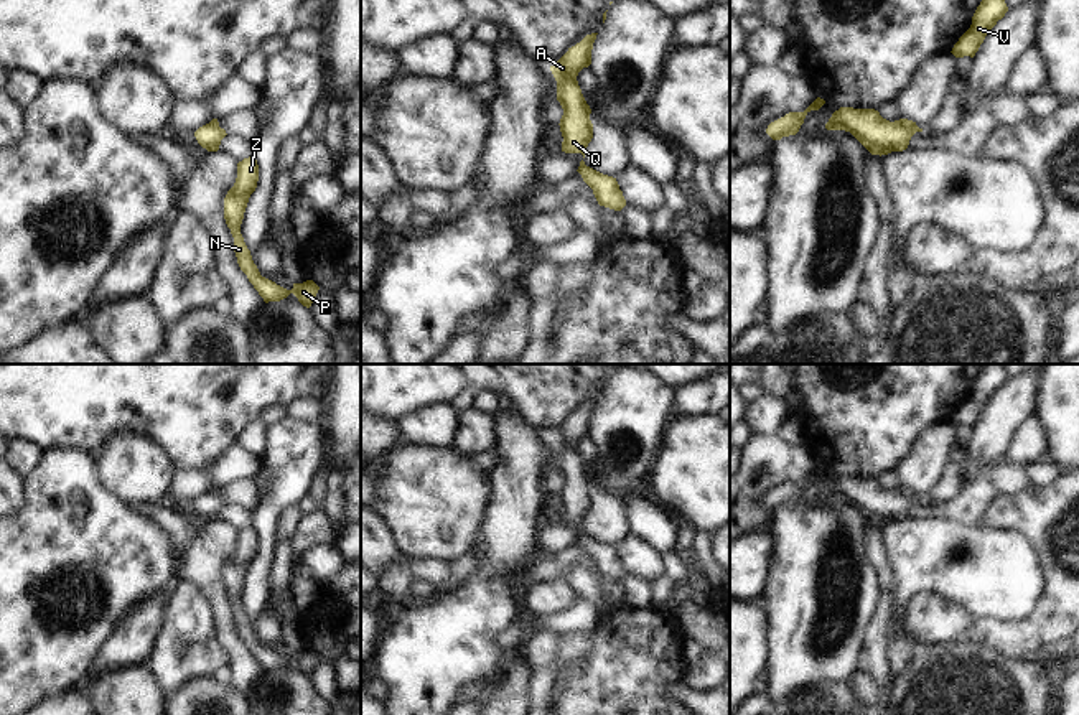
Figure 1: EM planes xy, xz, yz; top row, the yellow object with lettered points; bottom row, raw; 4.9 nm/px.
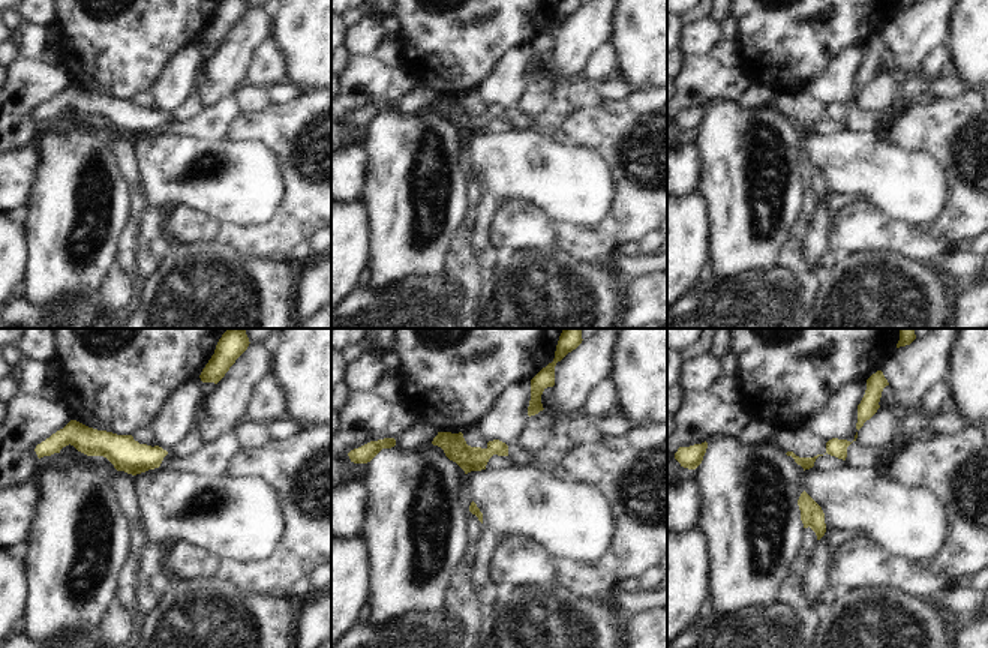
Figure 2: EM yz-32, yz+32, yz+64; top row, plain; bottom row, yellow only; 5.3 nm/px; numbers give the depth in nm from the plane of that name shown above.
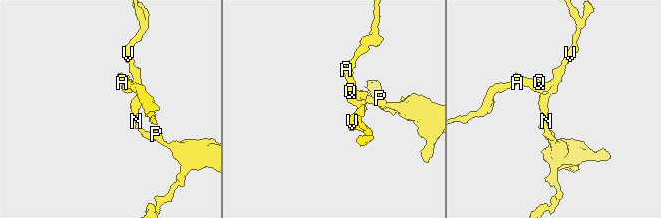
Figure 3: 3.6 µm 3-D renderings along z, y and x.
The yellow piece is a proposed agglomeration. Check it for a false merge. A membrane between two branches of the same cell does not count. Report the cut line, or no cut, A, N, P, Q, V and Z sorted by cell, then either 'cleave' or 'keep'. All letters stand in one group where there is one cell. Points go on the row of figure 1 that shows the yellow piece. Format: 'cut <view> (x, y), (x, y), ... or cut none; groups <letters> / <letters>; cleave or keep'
cut yz (898, 121), (915, 132); groups A Q / N P V Z; cleave

